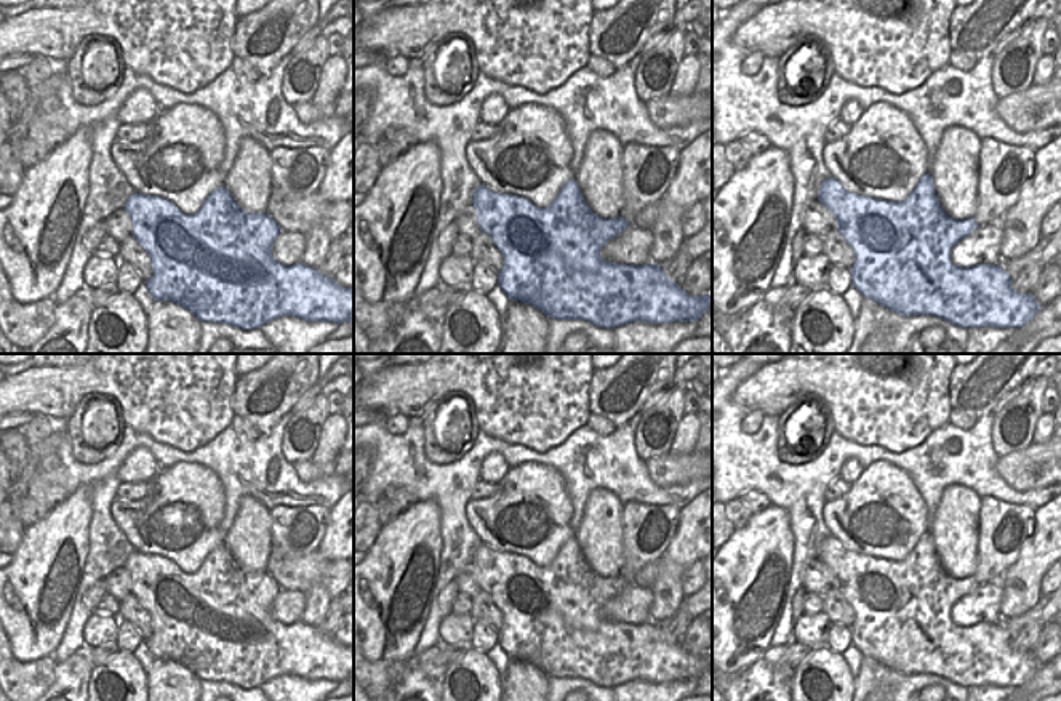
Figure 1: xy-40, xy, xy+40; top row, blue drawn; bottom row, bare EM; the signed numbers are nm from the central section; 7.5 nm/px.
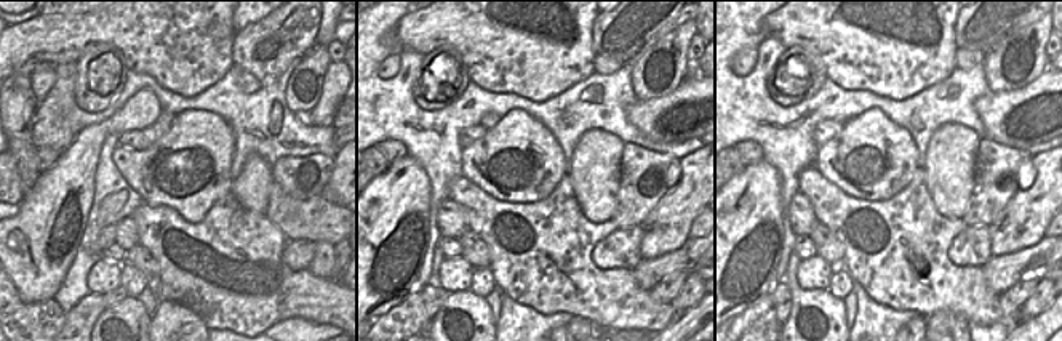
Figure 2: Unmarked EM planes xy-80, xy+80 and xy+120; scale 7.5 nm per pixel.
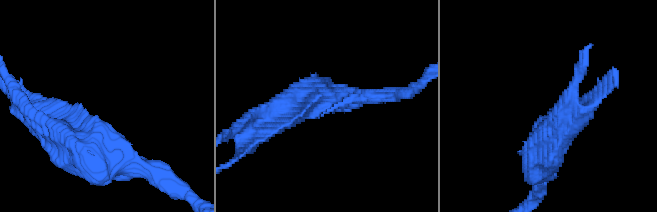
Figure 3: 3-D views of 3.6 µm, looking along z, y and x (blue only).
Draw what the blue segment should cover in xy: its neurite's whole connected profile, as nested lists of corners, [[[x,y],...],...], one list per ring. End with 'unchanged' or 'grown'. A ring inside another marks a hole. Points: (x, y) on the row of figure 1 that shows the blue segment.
[[[570,179],[547,208],[535,206],[520,195],[496,194],[483,184],[474,190],[472,206],[477,210],[480,232],[491,237],[504,258],[498,272],[498,285],[510,301],[520,301],[541,310],[549,318],[586,320],[599,328],[613,330],[631,322],[671,323],[698,322],[712,307],[712,293],[690,296],[672,282],[659,264],[629,266],[600,258],[602,248],[631,224],[624,218],[603,219],[587,206],[578,184]]] | unchanged

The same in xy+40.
[[[930,173],[903,202],[853,194],[834,178],[823,181],[818,200],[835,216],[837,230],[855,251],[851,285],[899,315],[933,315],[959,328],[1023,328],[1042,309],[1032,294],[1011,288],[1011,277],[1000,266],[952,264],[952,246],[979,224],[975,218],[952,219],[944,213]]] | unchanged

